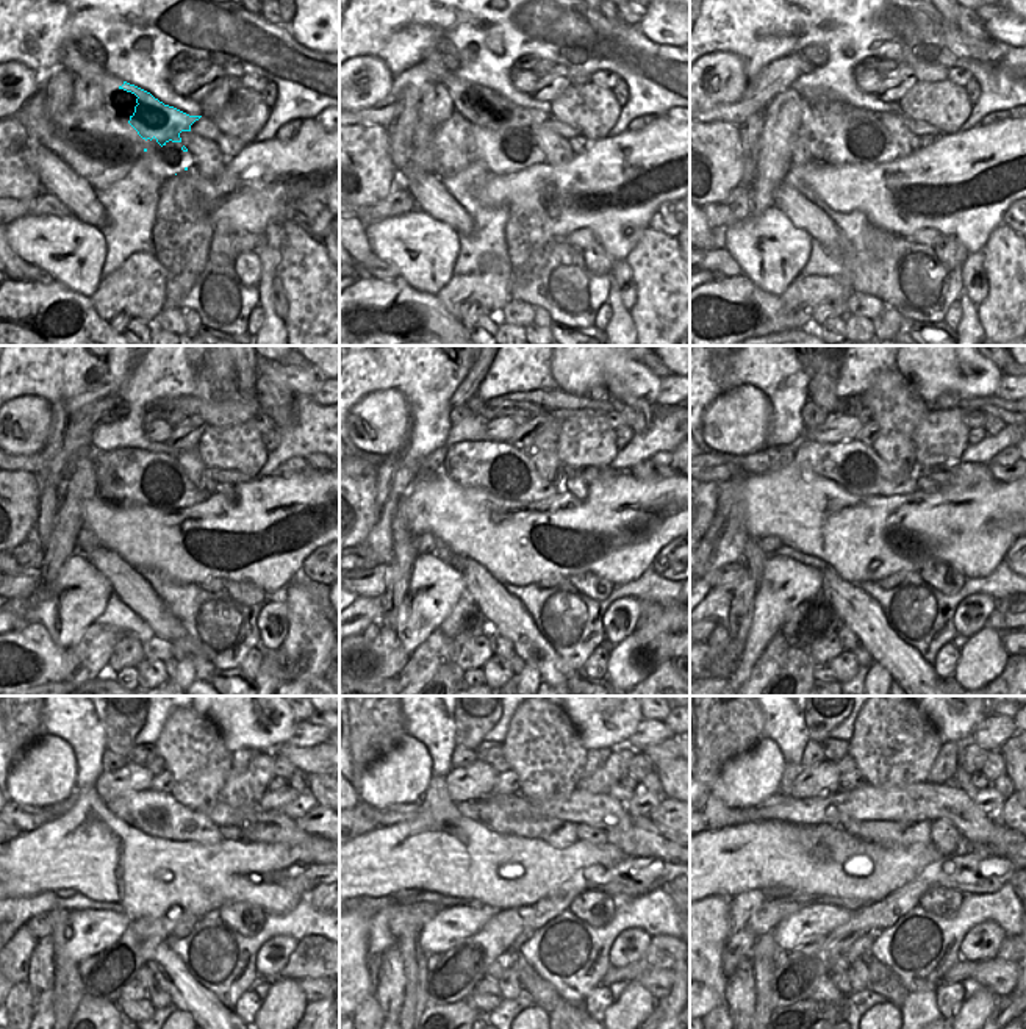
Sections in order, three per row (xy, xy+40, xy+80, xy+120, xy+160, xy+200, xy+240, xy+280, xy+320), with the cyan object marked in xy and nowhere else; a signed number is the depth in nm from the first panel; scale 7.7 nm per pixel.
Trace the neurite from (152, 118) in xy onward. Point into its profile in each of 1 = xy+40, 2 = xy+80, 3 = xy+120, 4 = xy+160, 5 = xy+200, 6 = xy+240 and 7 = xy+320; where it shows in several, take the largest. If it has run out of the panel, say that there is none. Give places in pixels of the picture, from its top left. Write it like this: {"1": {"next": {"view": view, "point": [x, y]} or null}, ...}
{"1": {"next": {"view": "xy+40", "point": [501, 119]}}, "2": {"next": {"view": "xy+80", "point": [831, 132]}}, "3": {"next": {"view": "xy+120", "point": [125, 476]}}, "4": {"next": {"view": "xy+160", "point": [498, 466]}}, "5": {"next": {"view": "xy+200", "point": [857, 468]}}, "6": {"next": {"view": "xy+240", "point": [155, 813]}}, "7": {"next": {"view": "xy+320", "point": [904, 835]}}}

